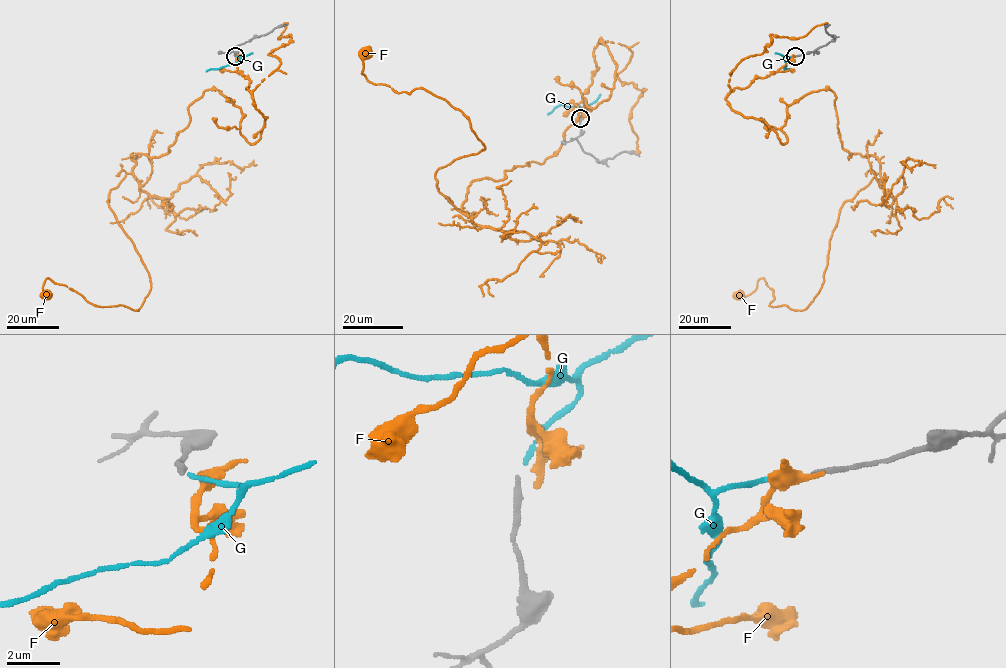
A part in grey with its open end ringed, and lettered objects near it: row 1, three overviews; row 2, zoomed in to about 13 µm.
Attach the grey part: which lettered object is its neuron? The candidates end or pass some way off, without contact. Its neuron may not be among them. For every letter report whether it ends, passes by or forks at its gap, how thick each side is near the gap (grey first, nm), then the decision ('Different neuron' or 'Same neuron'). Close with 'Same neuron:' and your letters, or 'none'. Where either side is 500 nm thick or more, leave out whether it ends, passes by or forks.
F: It ends there. Thickness 180 nm (grey) against 400 nm. Different neuron
G: It ends there. Thickness 180 nm (grey) against 140 nm. Same neuron
Same neuron: G

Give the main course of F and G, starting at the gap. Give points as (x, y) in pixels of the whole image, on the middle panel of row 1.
F: (582, 117), (600, 38), (609, 97), (462, 213), (435, 174), (483, 150), (469, 120), (375, 84), (367, 53)
G: (581, 117), (587, 108), (558, 105), (547, 114)

